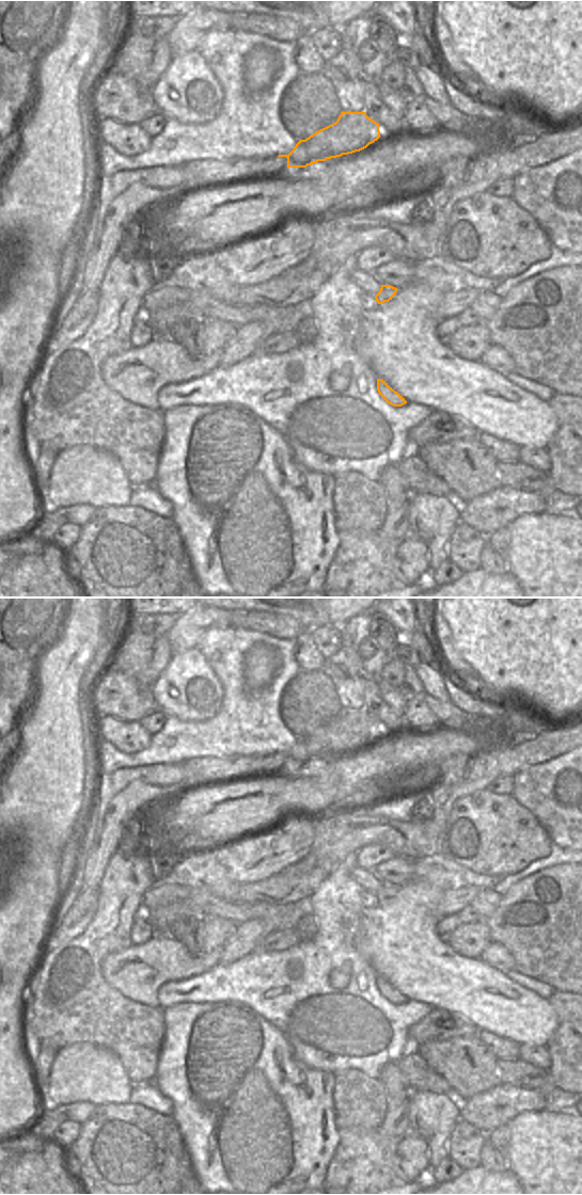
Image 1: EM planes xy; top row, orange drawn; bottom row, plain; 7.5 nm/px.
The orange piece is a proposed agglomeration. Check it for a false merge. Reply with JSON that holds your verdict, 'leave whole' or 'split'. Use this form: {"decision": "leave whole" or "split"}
{"decision": "split"}

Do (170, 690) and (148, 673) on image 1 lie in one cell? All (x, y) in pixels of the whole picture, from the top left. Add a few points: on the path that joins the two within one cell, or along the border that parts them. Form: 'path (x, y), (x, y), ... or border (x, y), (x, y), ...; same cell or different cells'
border (171, 657), (152, 687); different cells

